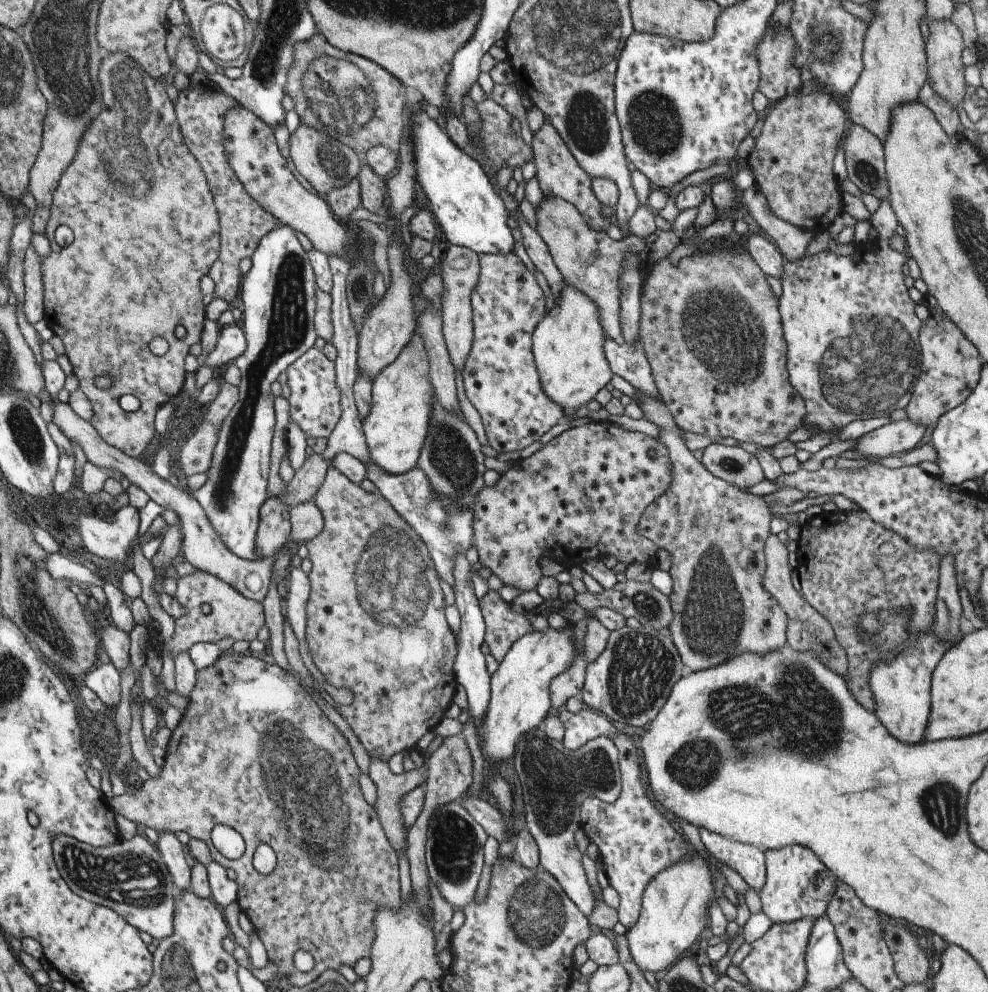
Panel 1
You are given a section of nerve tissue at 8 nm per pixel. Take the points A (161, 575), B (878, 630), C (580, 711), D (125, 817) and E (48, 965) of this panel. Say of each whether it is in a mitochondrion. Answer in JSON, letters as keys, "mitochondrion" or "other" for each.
{"A":"other","B":"mitochondrion","C":"other","D":"other","E":"other"}

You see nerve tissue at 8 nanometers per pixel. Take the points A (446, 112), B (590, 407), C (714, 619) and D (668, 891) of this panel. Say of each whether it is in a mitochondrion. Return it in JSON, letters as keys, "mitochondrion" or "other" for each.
{"A":"other","B":"other","C":"mitochondrion","D":"other"}

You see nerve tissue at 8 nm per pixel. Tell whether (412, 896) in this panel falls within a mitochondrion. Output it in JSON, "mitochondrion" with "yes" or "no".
{"mitochondrion":"no"}

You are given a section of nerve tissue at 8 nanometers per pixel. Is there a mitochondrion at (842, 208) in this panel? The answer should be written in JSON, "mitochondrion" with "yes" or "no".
{"mitochondrion":"no"}

